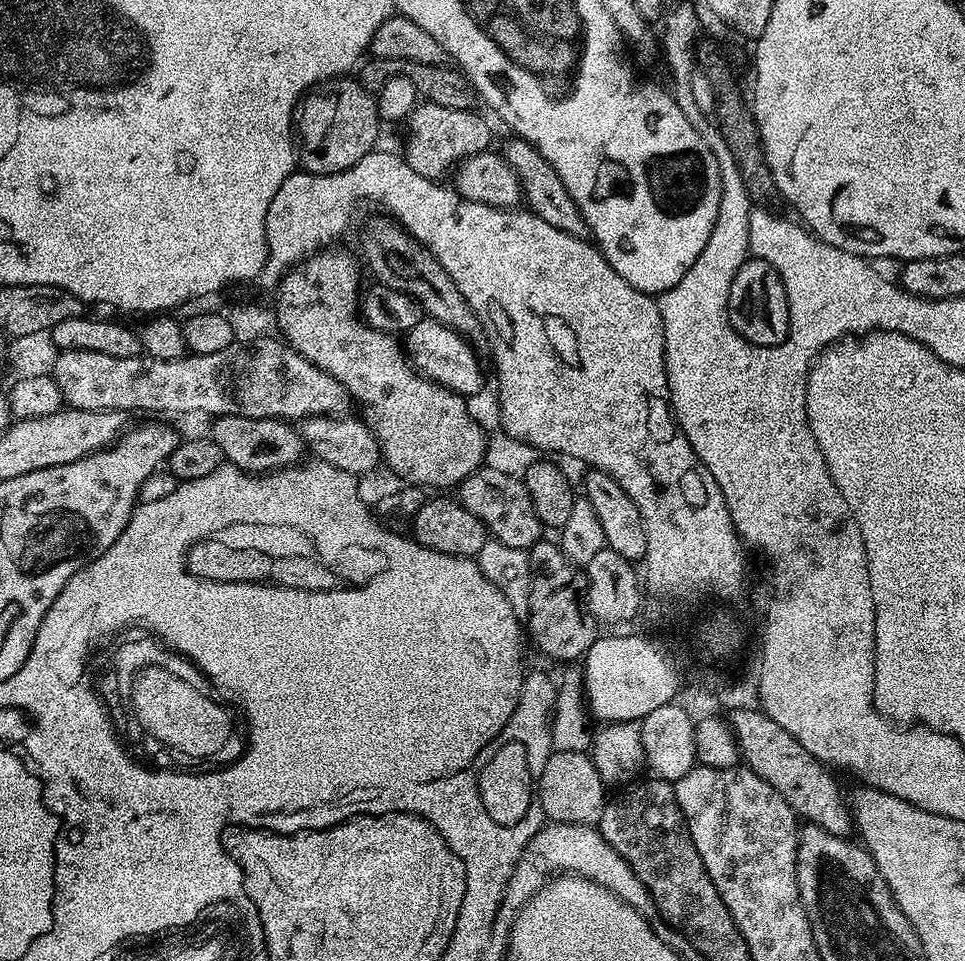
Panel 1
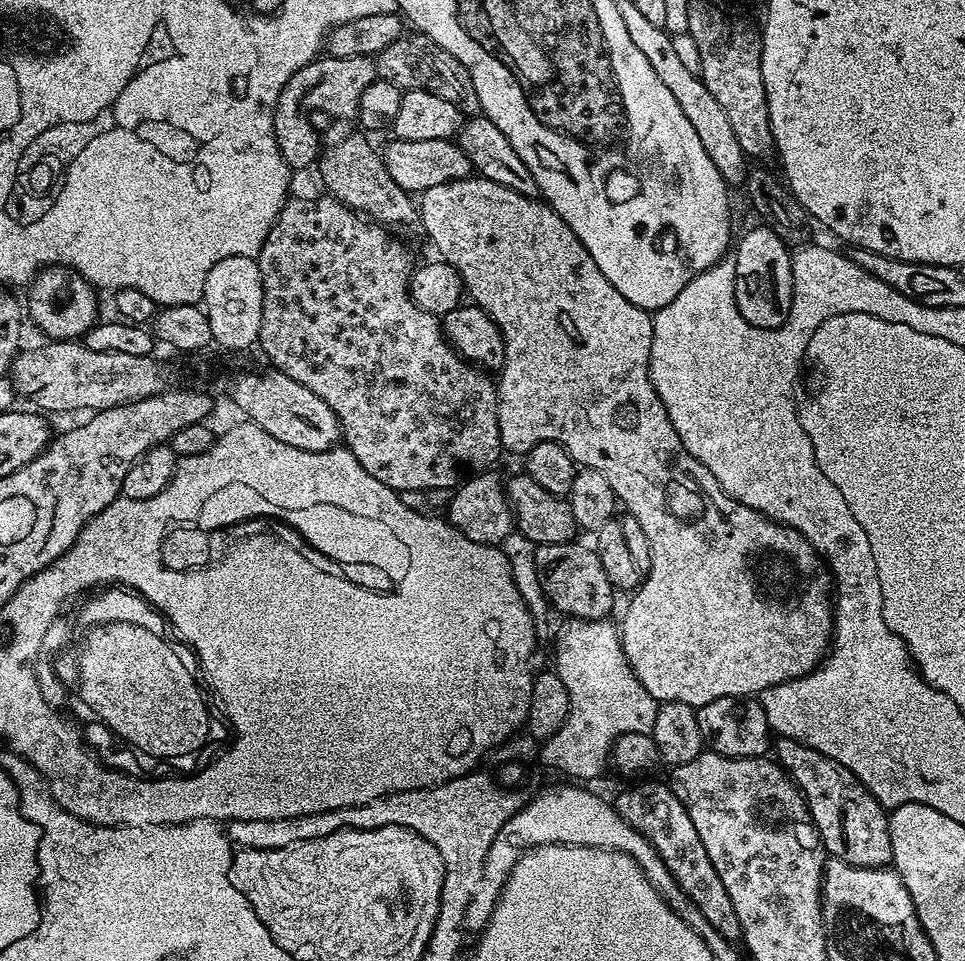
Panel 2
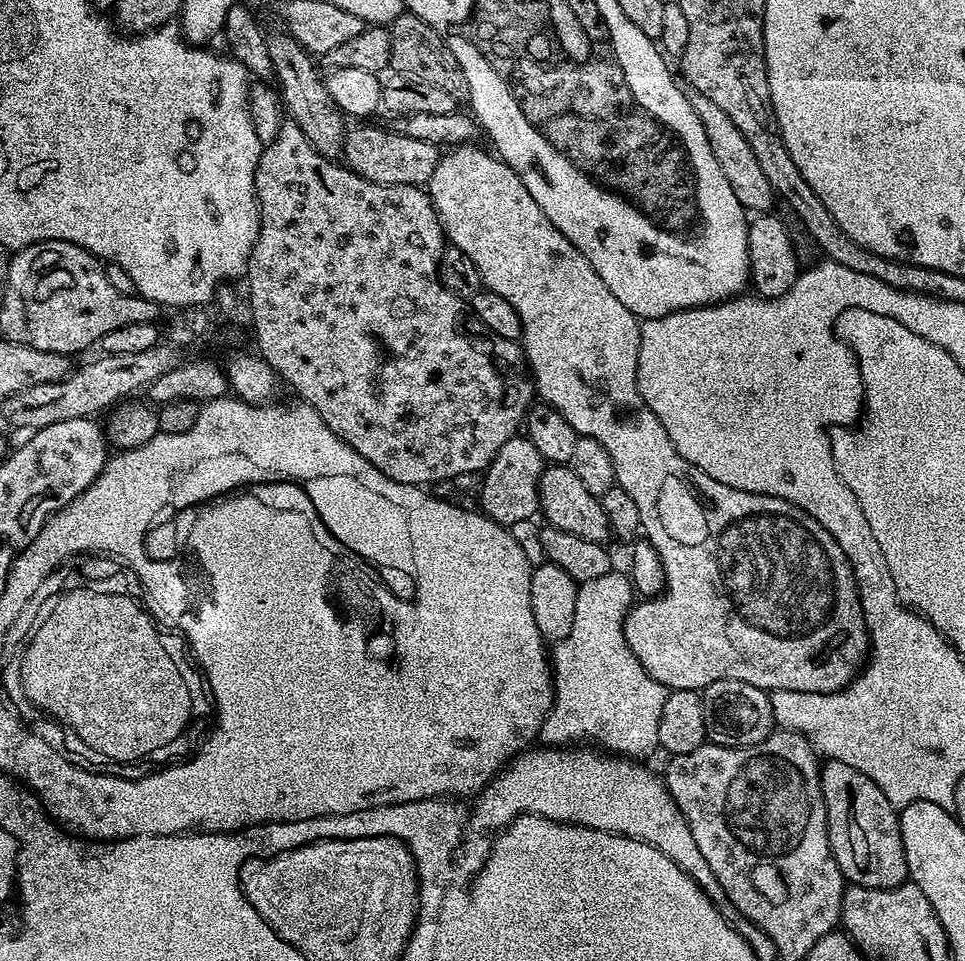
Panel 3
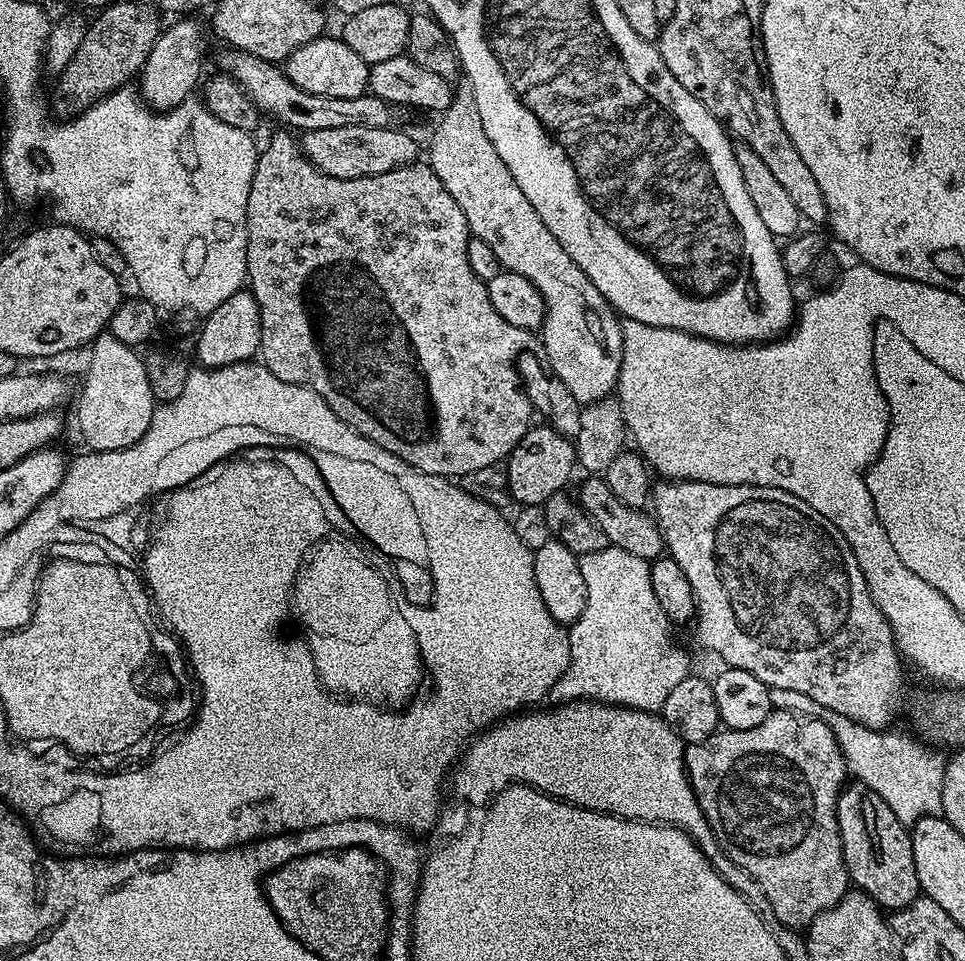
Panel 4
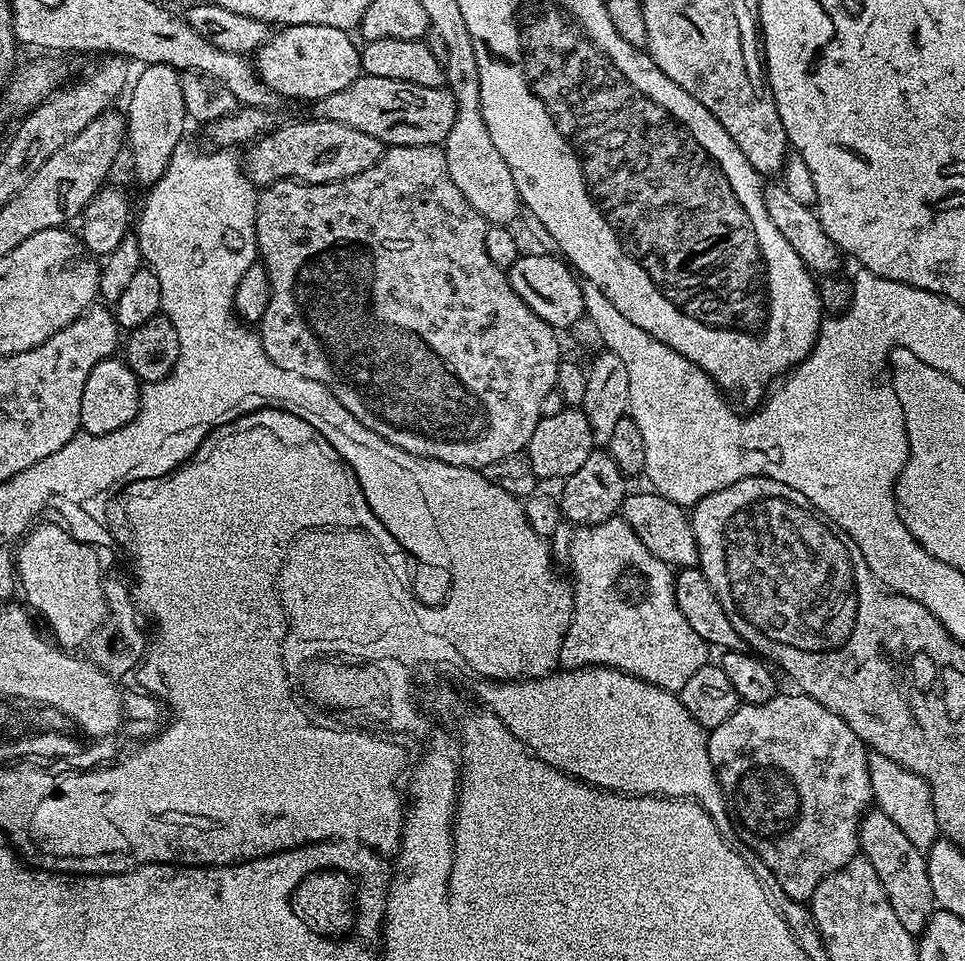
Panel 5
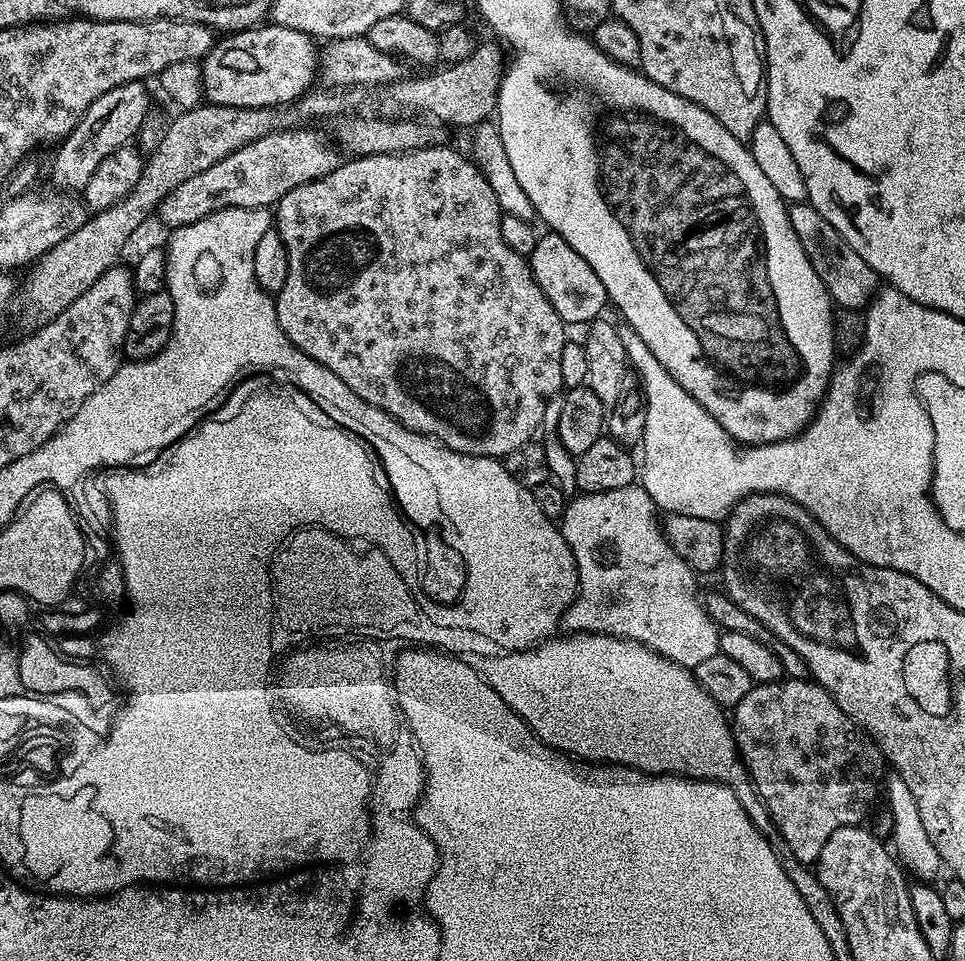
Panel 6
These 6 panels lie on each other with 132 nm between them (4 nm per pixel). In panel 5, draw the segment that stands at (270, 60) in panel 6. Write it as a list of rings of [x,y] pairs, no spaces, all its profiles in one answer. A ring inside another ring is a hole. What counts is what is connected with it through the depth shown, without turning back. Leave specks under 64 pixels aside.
[[[290,24],[279,29],[277,34],[269,35],[264,45],[254,53],[256,72],[274,90],[277,97],[289,96],[292,100],[309,100],[315,102],[326,98],[326,94],[334,94],[337,90],[346,90],[350,82],[362,75],[360,70],[360,48],[351,40],[349,33],[334,26],[318,26],[317,24]]]

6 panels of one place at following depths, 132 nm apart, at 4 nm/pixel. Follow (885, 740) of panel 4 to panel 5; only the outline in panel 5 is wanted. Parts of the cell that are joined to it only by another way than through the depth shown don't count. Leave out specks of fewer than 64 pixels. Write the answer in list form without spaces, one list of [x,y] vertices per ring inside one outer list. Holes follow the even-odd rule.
[[[869,751],[868,754],[868,769],[875,807],[884,812],[886,818],[892,819],[898,826],[898,830],[902,830],[902,834],[906,834],[906,838],[914,842],[914,846],[922,850],[931,848],[932,843],[941,835],[941,830],[934,814],[928,783],[918,778],[918,774],[898,766],[898,762],[873,751]]]

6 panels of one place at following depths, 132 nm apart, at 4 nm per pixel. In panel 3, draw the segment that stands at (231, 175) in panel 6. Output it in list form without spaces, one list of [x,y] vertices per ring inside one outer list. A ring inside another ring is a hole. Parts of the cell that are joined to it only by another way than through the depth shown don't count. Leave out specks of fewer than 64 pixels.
[[[356,128],[353,132],[351,129],[345,135],[342,153],[347,167],[375,184],[427,185],[441,157],[437,145],[418,142],[418,138],[403,136],[401,132],[388,128]]]

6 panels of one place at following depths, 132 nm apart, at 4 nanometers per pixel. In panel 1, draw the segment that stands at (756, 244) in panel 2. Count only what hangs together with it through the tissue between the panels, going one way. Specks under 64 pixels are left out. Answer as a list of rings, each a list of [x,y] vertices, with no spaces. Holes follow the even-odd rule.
[[[747,259],[735,276],[729,294],[729,318],[744,340],[754,345],[780,345],[789,336],[789,304],[785,284],[775,267],[765,260]]]

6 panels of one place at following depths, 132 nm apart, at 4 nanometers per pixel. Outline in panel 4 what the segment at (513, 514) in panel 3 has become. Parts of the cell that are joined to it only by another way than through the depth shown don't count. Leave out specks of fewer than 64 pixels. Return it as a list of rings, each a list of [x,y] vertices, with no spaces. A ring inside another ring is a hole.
[[[547,426],[529,427],[506,461],[508,492],[517,505],[543,506],[555,492],[563,492],[569,487],[568,479],[577,468],[576,446],[569,437]]]

